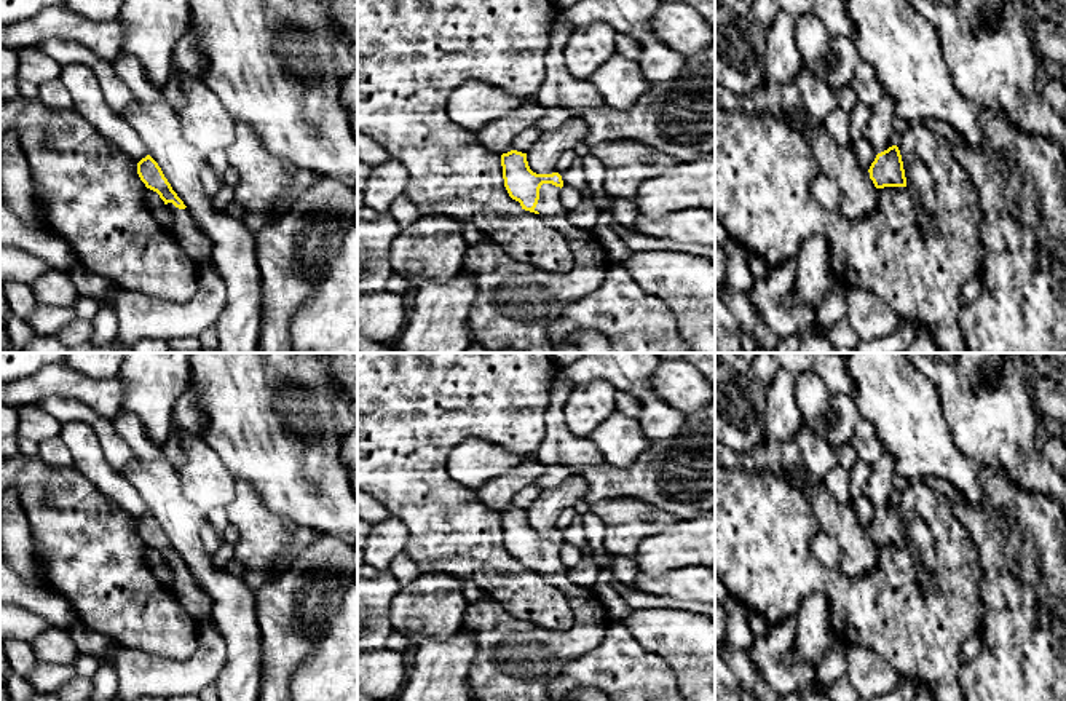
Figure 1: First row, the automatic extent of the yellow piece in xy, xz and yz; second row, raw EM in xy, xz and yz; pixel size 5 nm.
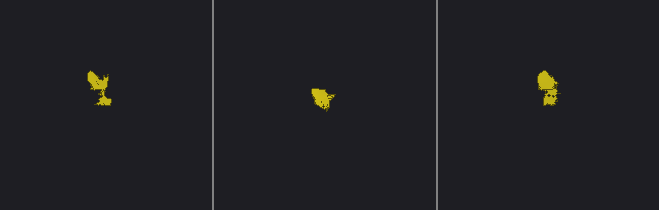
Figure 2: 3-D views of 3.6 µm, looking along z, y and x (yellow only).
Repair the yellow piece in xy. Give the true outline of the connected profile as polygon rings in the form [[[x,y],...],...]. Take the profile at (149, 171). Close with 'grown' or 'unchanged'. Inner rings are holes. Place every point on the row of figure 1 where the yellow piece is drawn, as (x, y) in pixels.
[[[147,155],[137,163],[137,174],[145,187],[156,192],[172,212],[174,225],[171,232],[185,254],[198,268],[207,267],[212,262],[212,241],[198,228],[191,212],[172,190],[158,163]]] | grown

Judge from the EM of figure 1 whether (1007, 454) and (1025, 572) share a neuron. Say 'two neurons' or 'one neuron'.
two neurons

